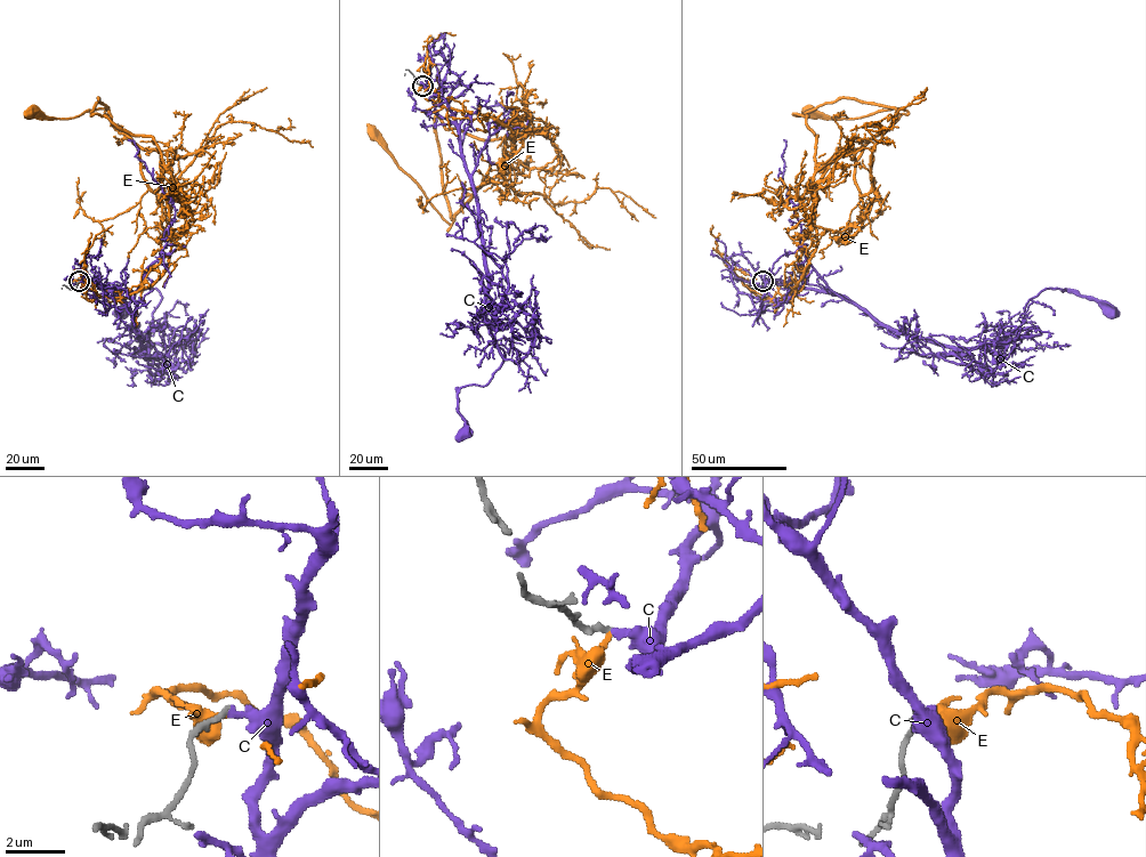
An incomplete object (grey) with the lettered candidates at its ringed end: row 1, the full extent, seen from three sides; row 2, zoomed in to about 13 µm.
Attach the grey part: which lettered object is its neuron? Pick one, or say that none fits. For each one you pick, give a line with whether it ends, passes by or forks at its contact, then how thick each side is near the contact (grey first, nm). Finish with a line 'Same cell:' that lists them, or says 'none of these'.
Same cell: none of these

